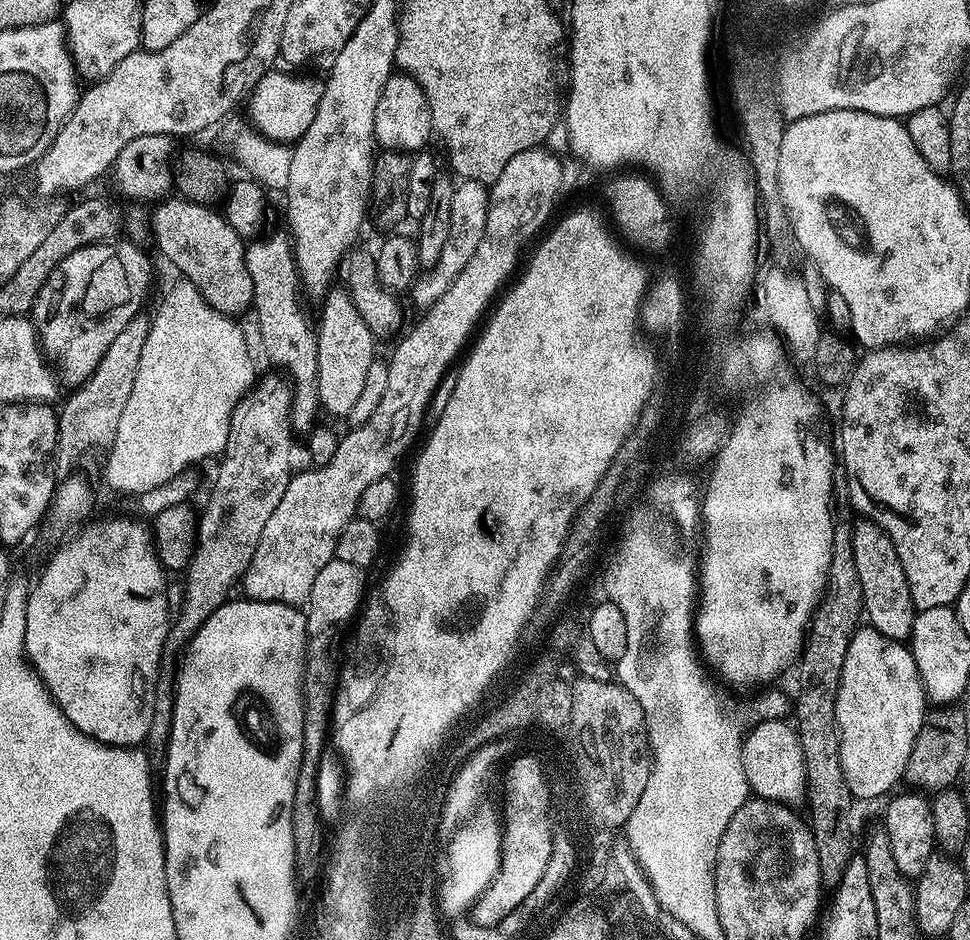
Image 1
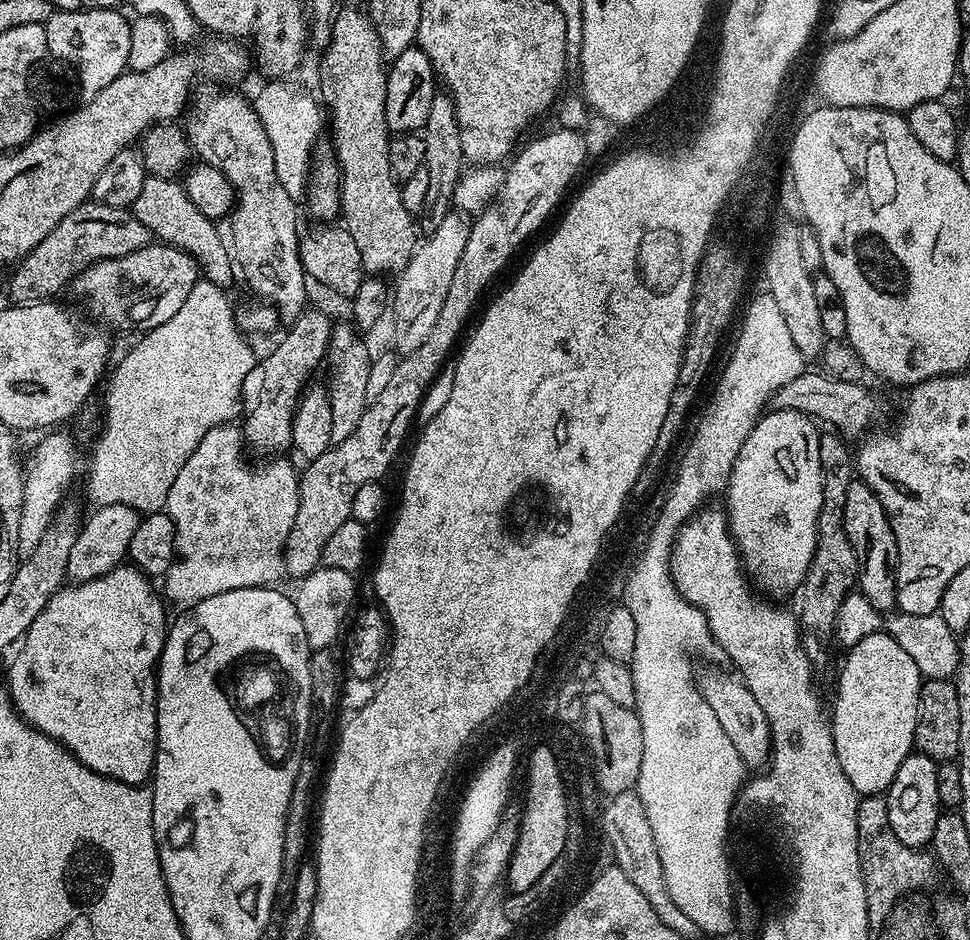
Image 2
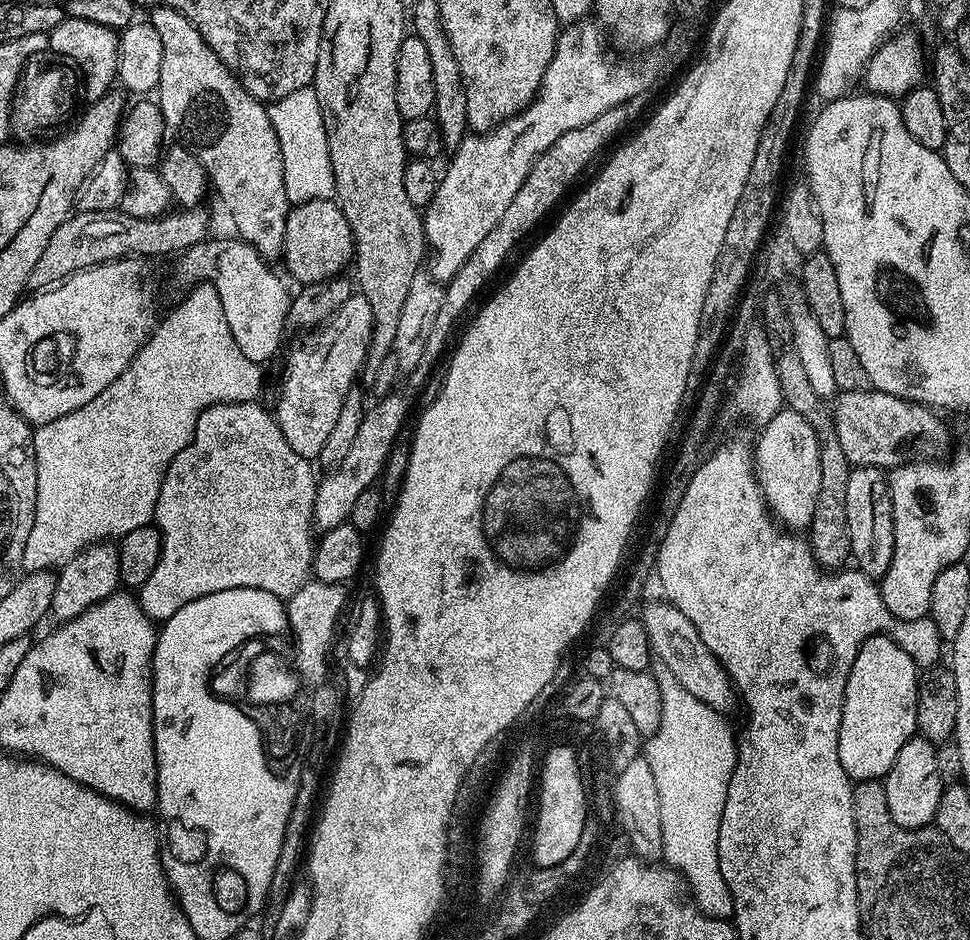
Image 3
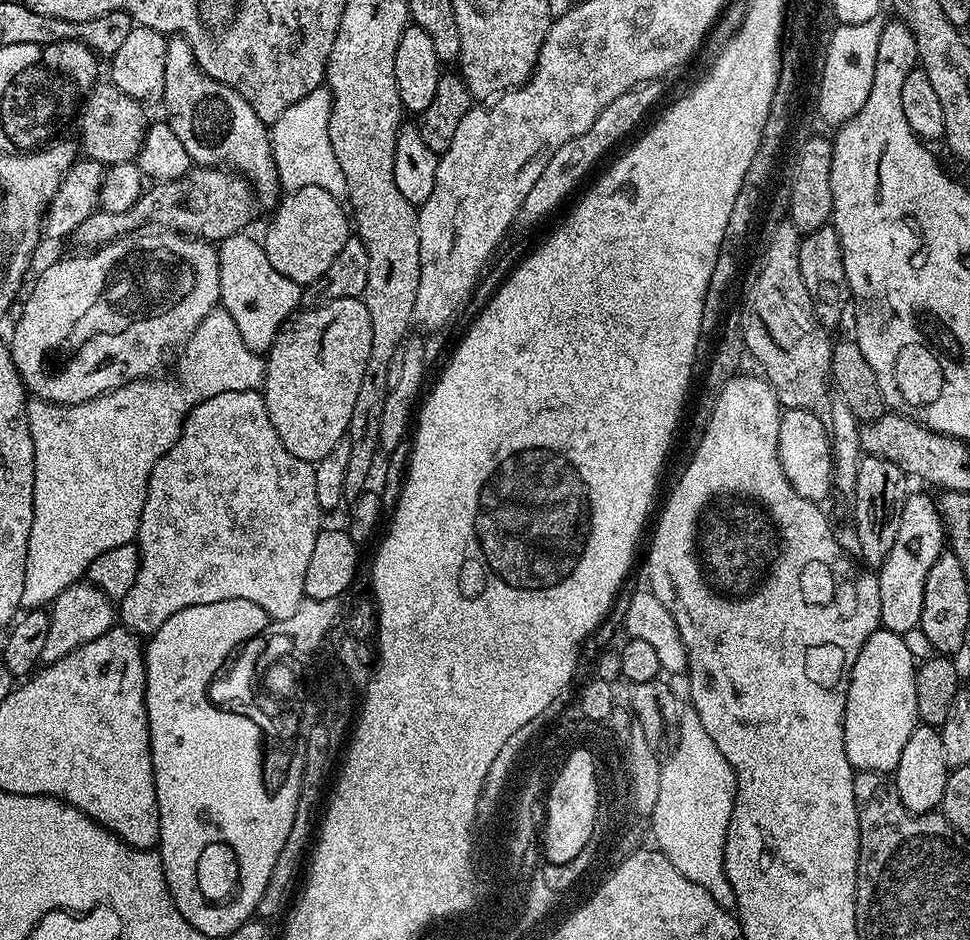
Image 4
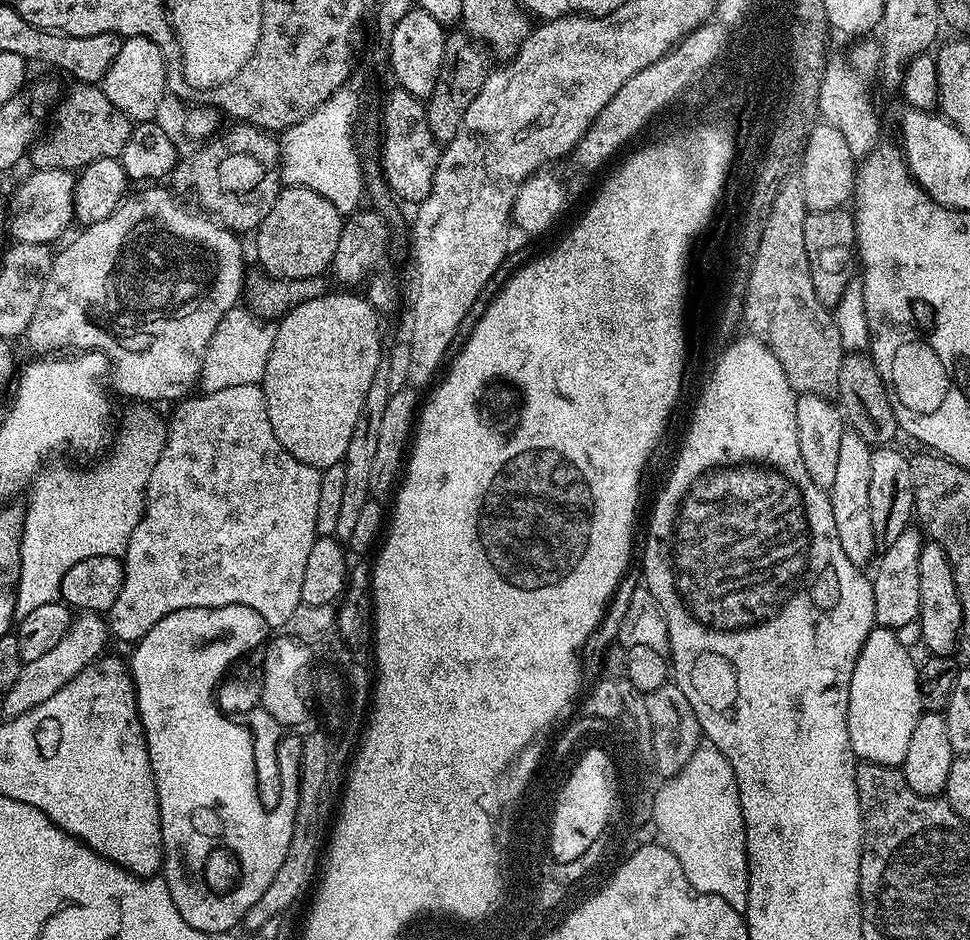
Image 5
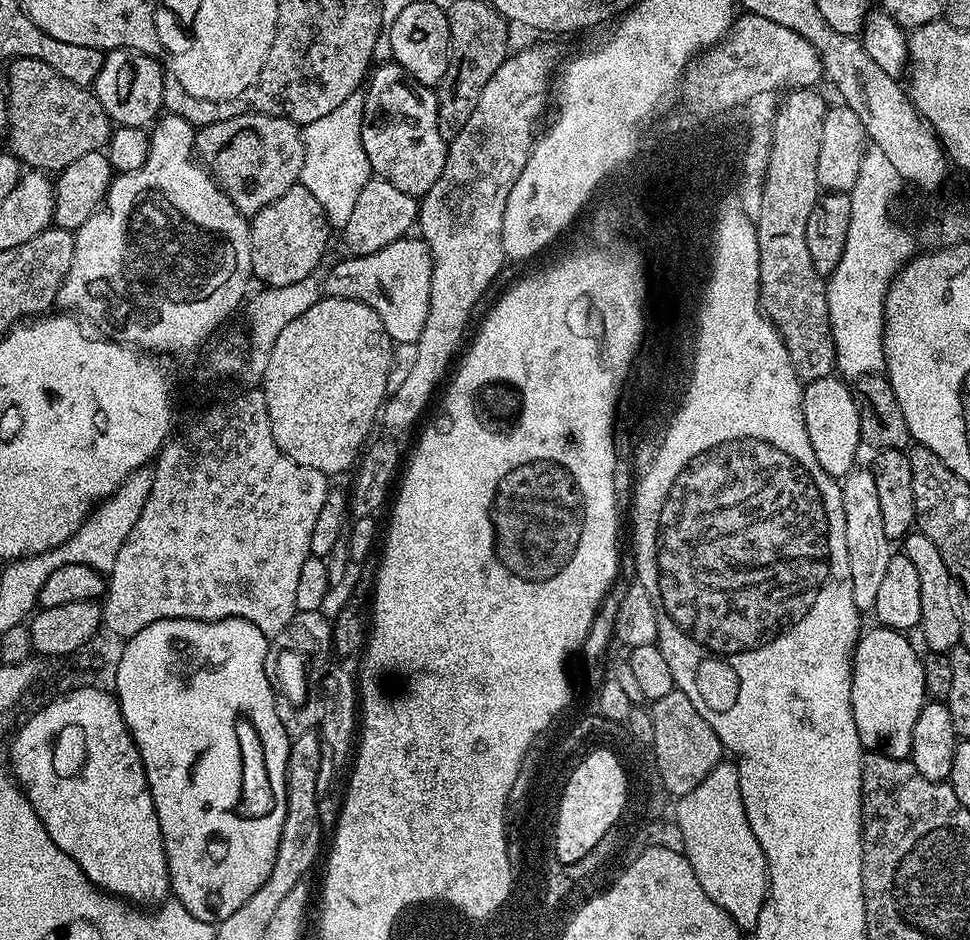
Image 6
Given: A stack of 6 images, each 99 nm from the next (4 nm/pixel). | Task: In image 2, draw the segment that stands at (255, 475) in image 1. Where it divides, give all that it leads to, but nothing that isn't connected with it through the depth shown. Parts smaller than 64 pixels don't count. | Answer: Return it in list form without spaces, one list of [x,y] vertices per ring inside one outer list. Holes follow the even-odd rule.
[[[305,307],[304,312],[291,325],[292,328],[276,344],[276,349],[269,354],[265,360],[257,359],[252,365],[250,374],[246,374],[246,382],[243,386],[242,397],[242,431],[244,442],[249,449],[256,452],[268,452],[264,454],[284,454],[292,448],[292,423],[294,414],[300,405],[300,399],[304,397],[306,389],[309,387],[312,375],[316,372],[316,367],[328,355],[328,342],[332,337],[333,317],[330,318],[320,308]]]

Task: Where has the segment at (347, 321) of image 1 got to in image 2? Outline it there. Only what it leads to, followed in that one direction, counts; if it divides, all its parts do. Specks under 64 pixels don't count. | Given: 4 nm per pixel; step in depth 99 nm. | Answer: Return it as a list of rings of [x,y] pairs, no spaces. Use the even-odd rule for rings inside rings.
[[[333,323],[326,357],[326,364],[332,367],[326,387],[330,398],[330,416],[333,418],[330,429],[333,444],[340,444],[346,438],[350,438],[354,430],[358,430],[358,421],[361,420],[370,403],[366,398],[366,385],[370,379],[370,366],[374,356],[373,353],[368,353],[363,338],[359,336],[361,333],[351,323],[348,324]]]

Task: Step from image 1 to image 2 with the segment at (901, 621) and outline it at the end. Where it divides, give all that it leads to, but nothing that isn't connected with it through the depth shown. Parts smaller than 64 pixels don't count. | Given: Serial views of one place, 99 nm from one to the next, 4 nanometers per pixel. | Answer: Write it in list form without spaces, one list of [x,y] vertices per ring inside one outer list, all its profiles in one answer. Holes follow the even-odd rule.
[[[853,482],[846,490],[844,529],[856,555],[856,584],[859,595],[868,601],[873,613],[891,613],[896,608],[896,539],[882,502],[863,482]]]

